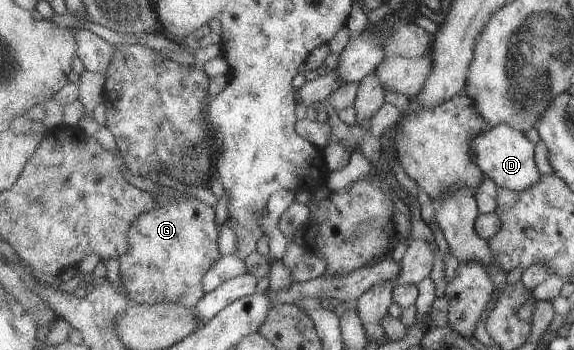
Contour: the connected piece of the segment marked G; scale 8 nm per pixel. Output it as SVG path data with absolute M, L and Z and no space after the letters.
M150 192L155 198L155 203L158 205L154 210L149 210L143 212L136 217L133 225L130 227L127 240L127 253L124 253L120 258L121 267L121 281L123 283L123 288L127 292L127 298L133 300L136 304L160 304L163 302L169 302L172 304L177 304L186 308L194 308L206 295L203 280L206 273L215 267L220 261L222 253L220 253L220 245L218 245L218 239L220 239L220 225L216 223L216 209L212 205L206 205L204 201L198 199L186 199L185 195L179 195L178 199L168 195L168 193L160 192Z

